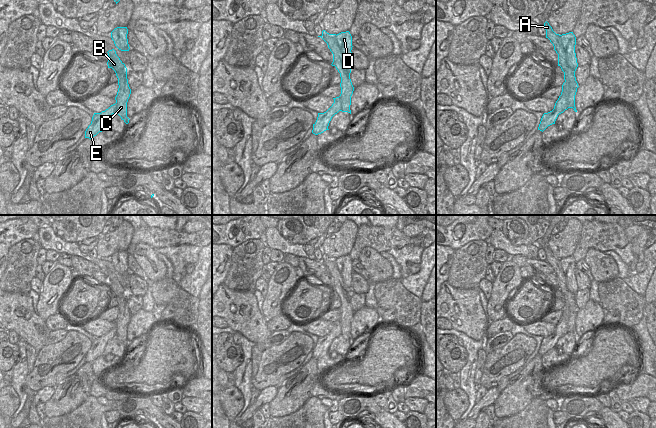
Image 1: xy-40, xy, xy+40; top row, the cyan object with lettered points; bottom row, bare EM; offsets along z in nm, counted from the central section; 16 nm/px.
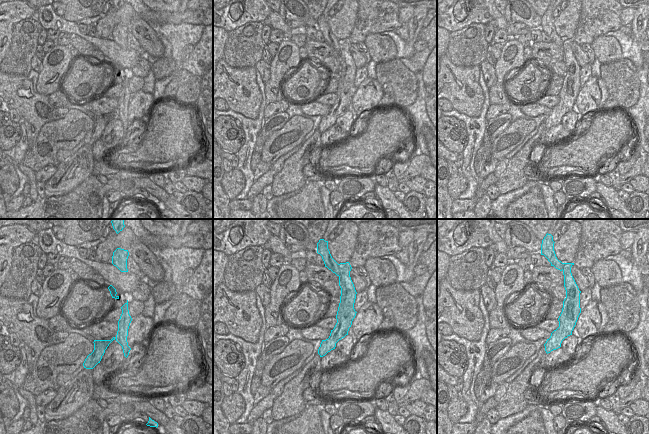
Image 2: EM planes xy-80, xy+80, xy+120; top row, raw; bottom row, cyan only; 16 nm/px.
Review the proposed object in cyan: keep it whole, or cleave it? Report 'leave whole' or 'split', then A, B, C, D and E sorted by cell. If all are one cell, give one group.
split | A B C / D E

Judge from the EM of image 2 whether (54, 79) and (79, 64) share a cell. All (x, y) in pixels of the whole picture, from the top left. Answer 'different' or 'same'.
different

